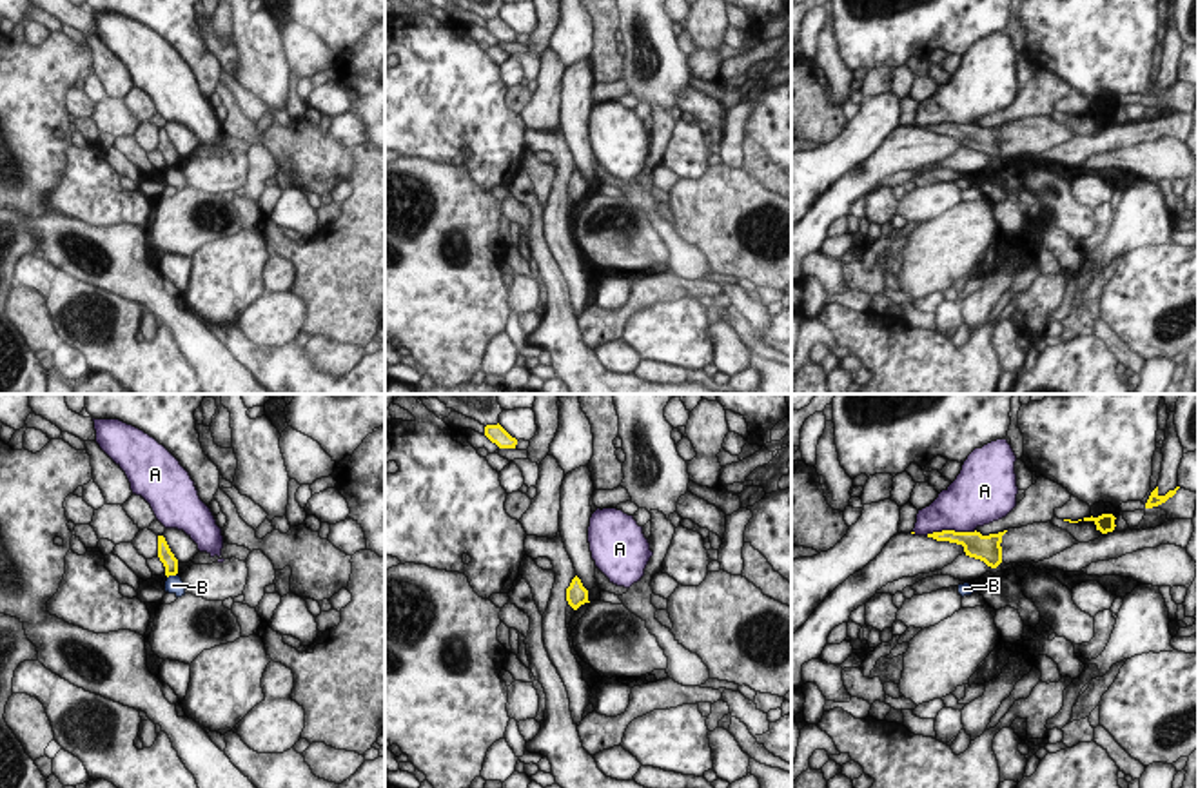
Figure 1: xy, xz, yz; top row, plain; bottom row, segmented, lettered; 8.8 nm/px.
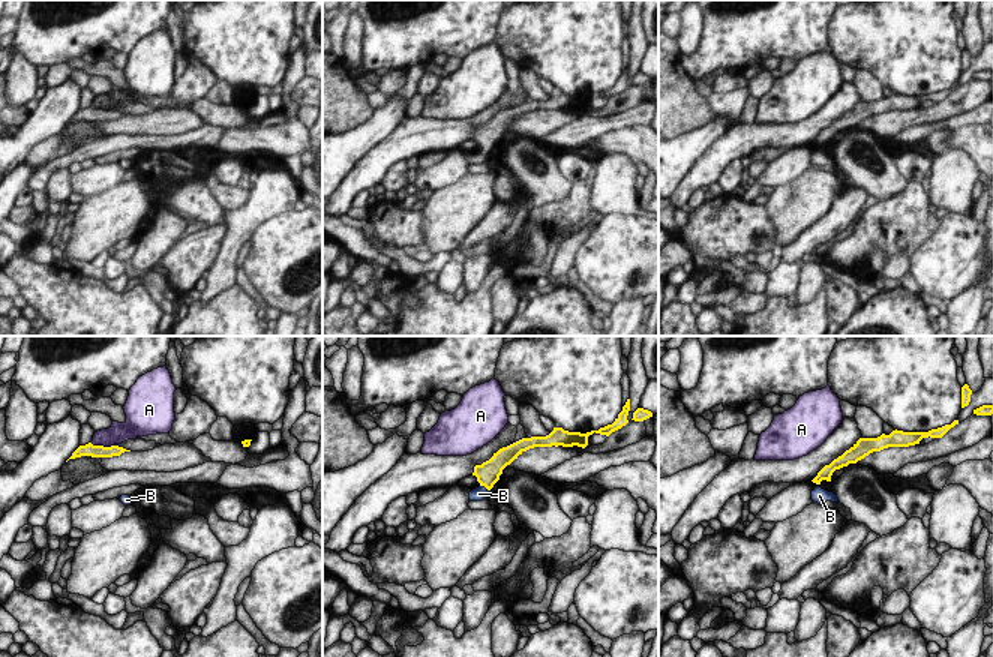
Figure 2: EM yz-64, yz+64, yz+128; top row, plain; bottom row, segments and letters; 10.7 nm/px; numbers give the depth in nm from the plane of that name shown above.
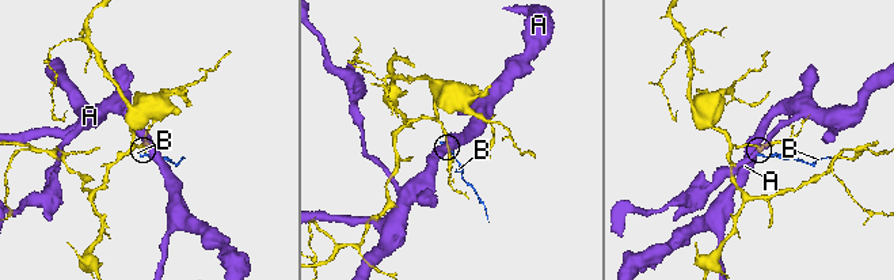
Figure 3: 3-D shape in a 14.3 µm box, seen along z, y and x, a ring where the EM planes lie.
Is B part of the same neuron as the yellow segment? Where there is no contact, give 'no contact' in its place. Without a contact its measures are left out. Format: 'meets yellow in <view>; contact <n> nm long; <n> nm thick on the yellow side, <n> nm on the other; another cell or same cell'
meets yellow in xy; contact 90 nm long; 130 nm thick on the yellow side, 160 nm on the other; same cell

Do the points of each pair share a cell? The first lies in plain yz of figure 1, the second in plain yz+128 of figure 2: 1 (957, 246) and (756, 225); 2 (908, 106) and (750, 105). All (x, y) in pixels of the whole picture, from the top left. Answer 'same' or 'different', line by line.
1: different
2: same

